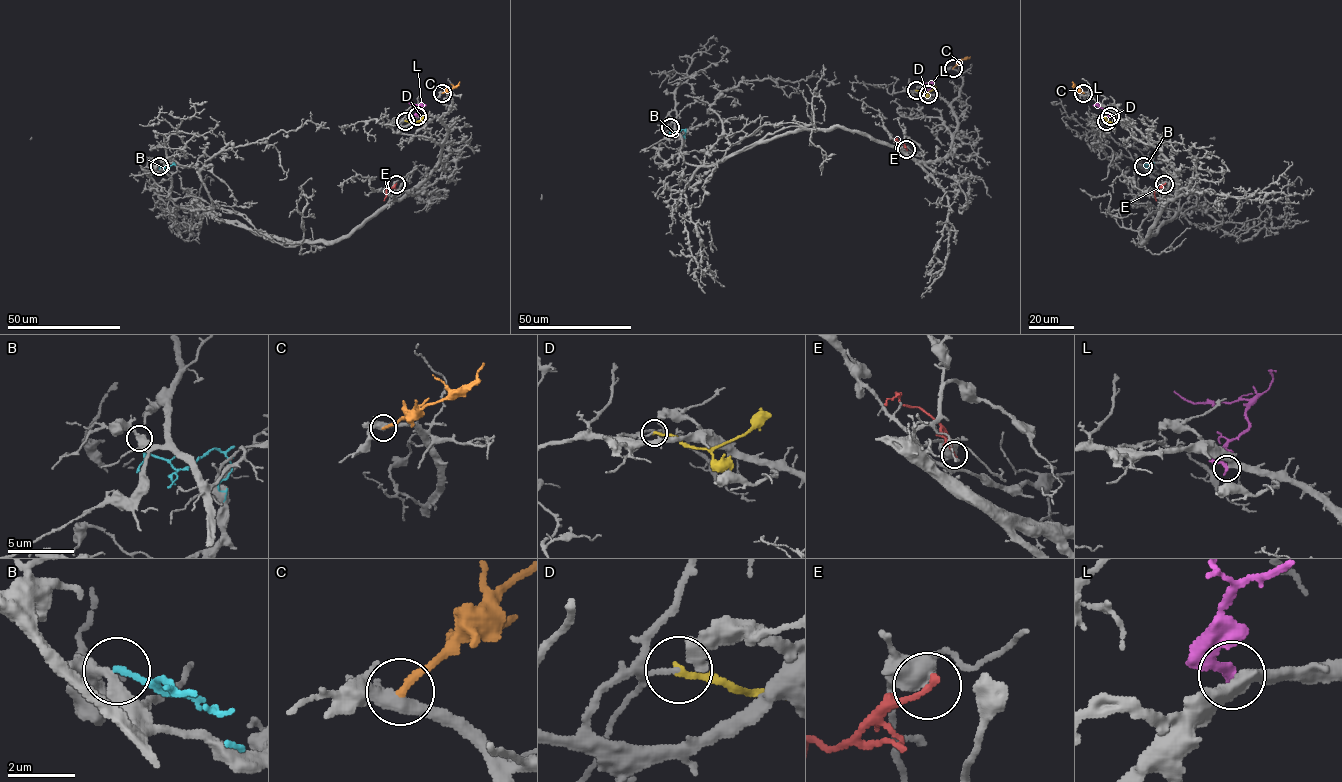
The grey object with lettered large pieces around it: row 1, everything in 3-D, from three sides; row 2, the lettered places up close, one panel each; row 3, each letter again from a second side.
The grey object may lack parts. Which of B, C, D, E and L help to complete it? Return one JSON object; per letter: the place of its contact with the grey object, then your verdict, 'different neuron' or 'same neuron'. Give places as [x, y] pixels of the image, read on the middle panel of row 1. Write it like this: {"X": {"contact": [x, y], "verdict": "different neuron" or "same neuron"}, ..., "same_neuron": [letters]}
{"B": {"contact": [670, 127], "verdict": "different neuron"}, "C": {"contact": [953, 68], "verdict": "different neuron"}, "D": {"contact": [916, 90], "verdict": "different neuron"}, "E": {"contact": [906, 149], "verdict": "different neuron"}, "L": {"contact": [928, 94], "verdict": "same neuron"}, "same_neuron": ["L"]}

